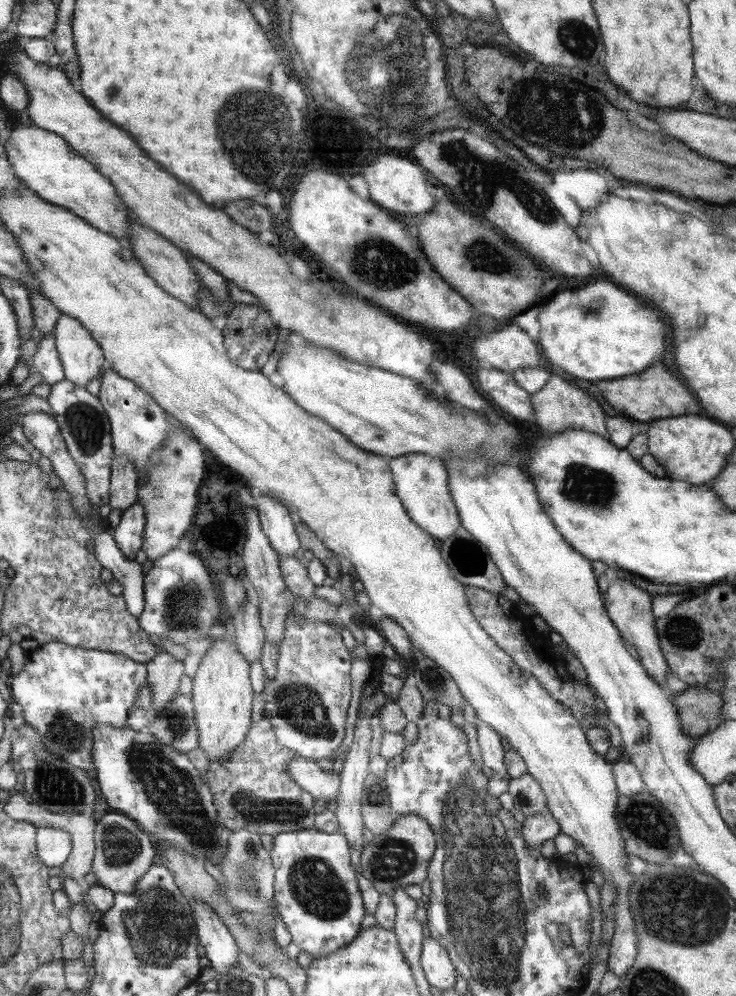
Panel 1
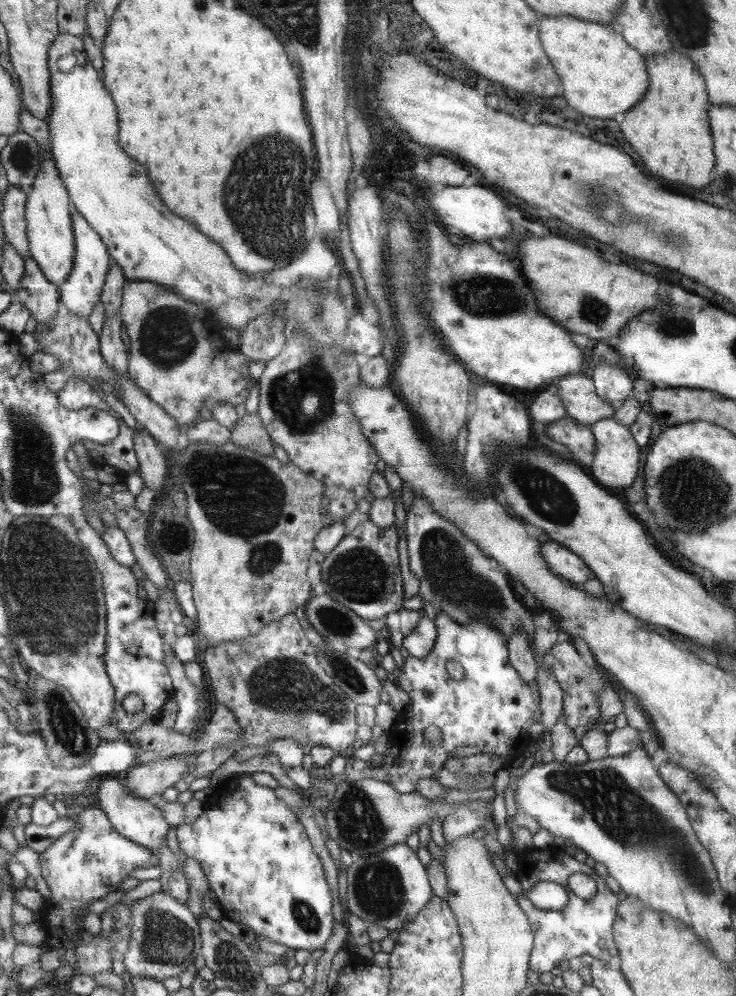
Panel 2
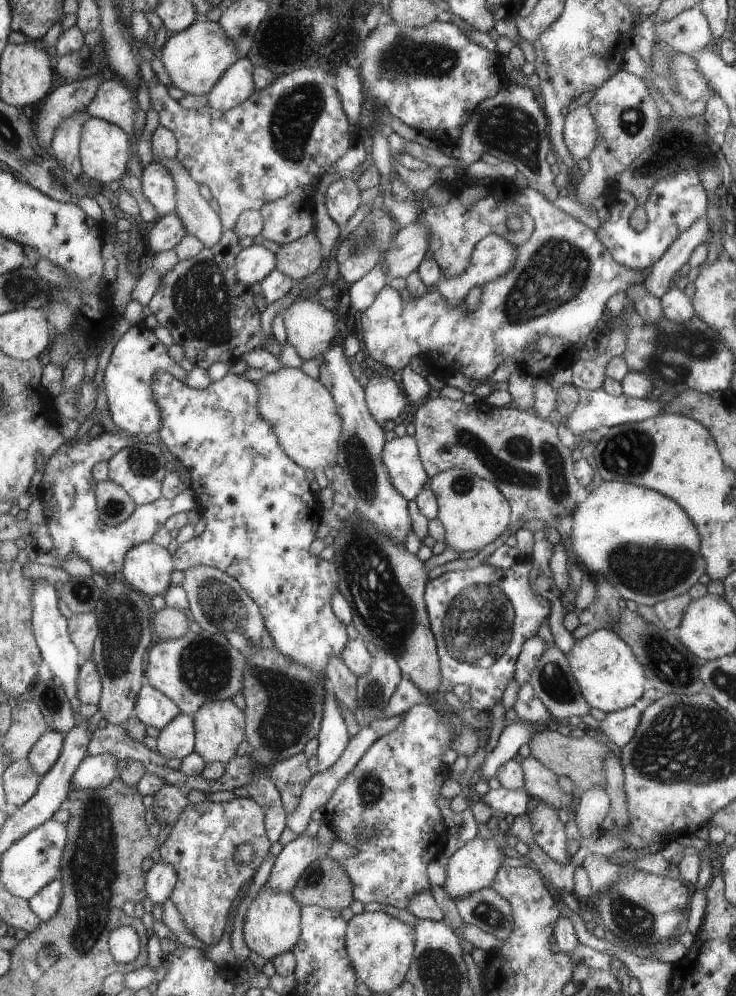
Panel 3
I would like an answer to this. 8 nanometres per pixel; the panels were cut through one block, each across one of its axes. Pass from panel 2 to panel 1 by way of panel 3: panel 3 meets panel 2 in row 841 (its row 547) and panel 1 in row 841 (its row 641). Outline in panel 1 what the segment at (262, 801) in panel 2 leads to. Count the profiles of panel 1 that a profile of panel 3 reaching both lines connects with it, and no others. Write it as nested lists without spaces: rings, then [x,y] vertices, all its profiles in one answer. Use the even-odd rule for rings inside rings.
[[[315,828],[282,832],[273,838],[273,845],[268,854],[274,869],[273,901],[293,944],[301,952],[307,952],[313,960],[346,947],[358,935],[359,920],[363,918],[363,910],[366,908],[361,904],[357,878],[353,876],[349,864],[349,846],[343,833],[338,830],[324,833]]]

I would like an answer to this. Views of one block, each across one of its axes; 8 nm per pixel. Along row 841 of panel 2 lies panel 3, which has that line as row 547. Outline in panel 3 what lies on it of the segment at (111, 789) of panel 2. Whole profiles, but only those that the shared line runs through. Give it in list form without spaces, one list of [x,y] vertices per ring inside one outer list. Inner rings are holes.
[[[149,541],[127,553],[122,574],[131,587],[150,597],[166,593],[173,570],[173,555],[165,547]]]

